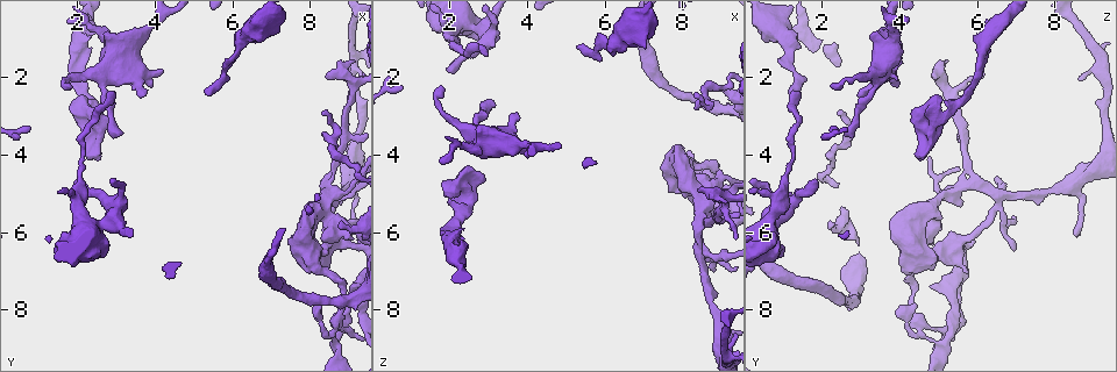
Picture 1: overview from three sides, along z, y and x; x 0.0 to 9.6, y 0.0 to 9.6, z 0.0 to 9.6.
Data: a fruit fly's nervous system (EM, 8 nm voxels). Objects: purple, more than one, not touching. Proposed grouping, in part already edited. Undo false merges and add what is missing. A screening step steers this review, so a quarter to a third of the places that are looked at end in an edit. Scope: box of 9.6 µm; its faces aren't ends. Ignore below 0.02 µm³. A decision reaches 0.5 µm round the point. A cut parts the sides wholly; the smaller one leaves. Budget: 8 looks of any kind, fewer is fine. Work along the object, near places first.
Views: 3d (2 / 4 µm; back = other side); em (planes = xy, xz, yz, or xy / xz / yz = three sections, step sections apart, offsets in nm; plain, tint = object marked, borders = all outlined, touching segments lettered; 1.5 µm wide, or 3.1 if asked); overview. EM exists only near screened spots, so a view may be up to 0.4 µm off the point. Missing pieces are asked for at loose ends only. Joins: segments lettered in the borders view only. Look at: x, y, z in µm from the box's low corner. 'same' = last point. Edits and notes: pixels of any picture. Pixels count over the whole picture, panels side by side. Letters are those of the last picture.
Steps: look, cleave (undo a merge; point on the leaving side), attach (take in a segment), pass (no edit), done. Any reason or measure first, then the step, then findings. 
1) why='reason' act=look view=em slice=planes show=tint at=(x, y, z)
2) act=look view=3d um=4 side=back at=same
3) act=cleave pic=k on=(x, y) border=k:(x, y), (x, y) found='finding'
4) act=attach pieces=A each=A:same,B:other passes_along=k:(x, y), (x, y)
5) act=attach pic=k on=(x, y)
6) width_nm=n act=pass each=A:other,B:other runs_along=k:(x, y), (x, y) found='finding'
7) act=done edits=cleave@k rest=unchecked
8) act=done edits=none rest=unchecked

why='long arm stops here' act=look view=em slice=planes show=borders at=(2.90, 2.35, 1.45)

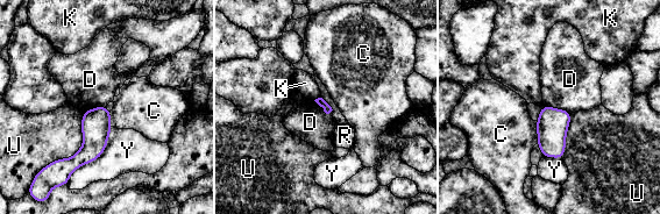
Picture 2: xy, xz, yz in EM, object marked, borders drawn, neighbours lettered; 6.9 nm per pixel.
act=pass each=C:other,D:other,K:other,R:other,U:other,Y:other found='none of them fits'

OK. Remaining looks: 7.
why='free end' act=look view=3d um=2 side=back at=(2.45, 2.80, 4.45)

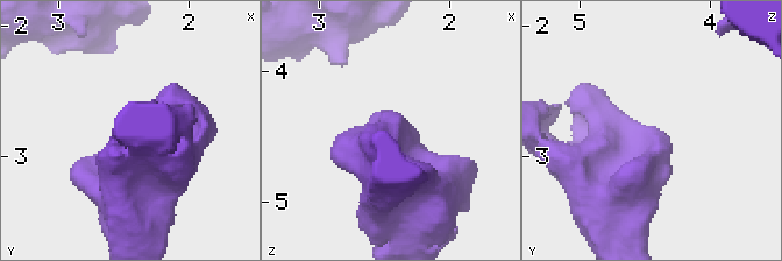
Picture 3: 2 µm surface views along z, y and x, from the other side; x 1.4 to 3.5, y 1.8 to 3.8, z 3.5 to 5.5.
why='now the EM' act=look view=em slice=yz step=4 show=tint at=(2.38, 2.76, 4.44)

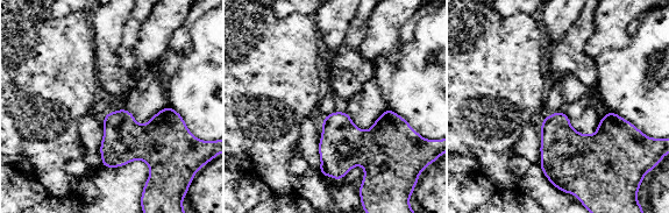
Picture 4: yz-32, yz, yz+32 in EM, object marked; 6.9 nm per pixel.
why='cut it another way' act=look view=em slice=planes show=borders at=same

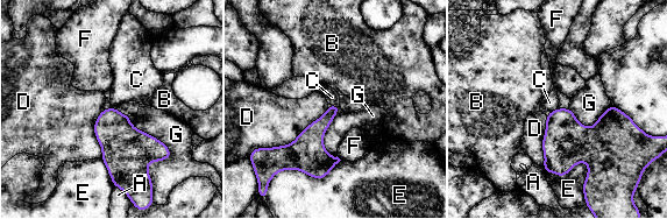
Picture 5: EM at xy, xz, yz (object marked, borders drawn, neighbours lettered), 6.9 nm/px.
act=pass each=A:other,B:other,C:other,D:other,E:other,F:other,G:other border=5:(556, 107), (546, 115) found='none of them fits'

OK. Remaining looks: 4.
act=look view=3d um=4 at=(8.35, 3.00, 2.40)

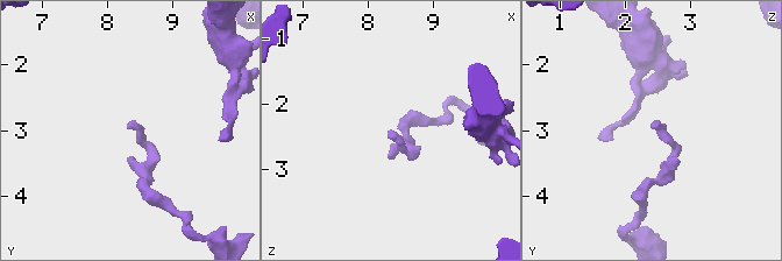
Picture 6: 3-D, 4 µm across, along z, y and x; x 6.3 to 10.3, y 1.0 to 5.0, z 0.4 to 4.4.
act=look view=em slice=planes show=tint at=(8.30, 2.95, 2.45)

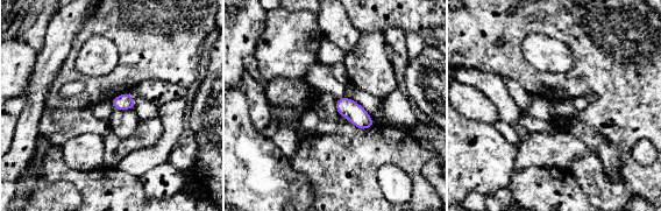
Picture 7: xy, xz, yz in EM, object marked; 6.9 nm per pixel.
act=look view=em slice=planes show=borders at=same

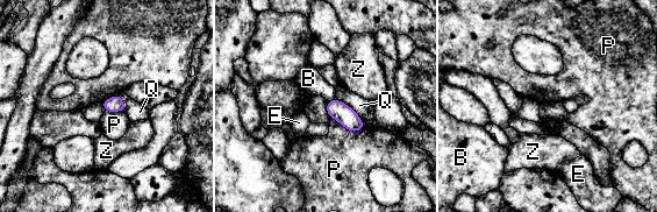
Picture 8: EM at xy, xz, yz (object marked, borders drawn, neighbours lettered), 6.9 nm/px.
act=pass each=B:other,E:other,P:other,Q:other,Z:other border=8:(329, 117), (349, 131), (365, 128) found='no lettered segment goes on from it'

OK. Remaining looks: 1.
act=done edits=none rest=unchecked

